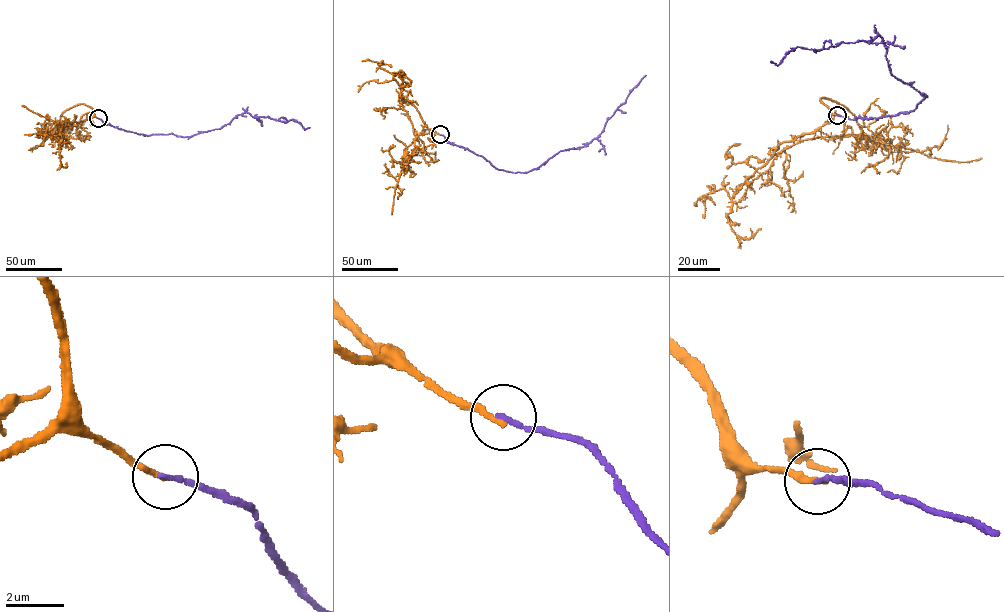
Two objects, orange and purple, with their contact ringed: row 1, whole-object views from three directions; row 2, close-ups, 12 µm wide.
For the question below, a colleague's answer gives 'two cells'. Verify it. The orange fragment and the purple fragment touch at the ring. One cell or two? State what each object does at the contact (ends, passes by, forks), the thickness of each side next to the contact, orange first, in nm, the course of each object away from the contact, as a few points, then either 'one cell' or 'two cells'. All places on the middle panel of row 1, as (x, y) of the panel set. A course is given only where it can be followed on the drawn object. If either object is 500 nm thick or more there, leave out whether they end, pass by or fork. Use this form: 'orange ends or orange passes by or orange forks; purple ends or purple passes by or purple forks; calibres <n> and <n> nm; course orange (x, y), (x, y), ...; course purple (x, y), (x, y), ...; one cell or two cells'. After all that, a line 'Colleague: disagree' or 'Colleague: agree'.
orange ends; purple ends; calibres 190 and 170 nm; course orange (440, 135), (424, 130), (405, 154), (413, 150), (415, 135), (400, 105), (398, 76), (404, 82); course purple (440, 134), (495, 168), (527, 172), (560, 150), (583, 147), (596, 138), (646, 75); one cell
Colleague: disagree

